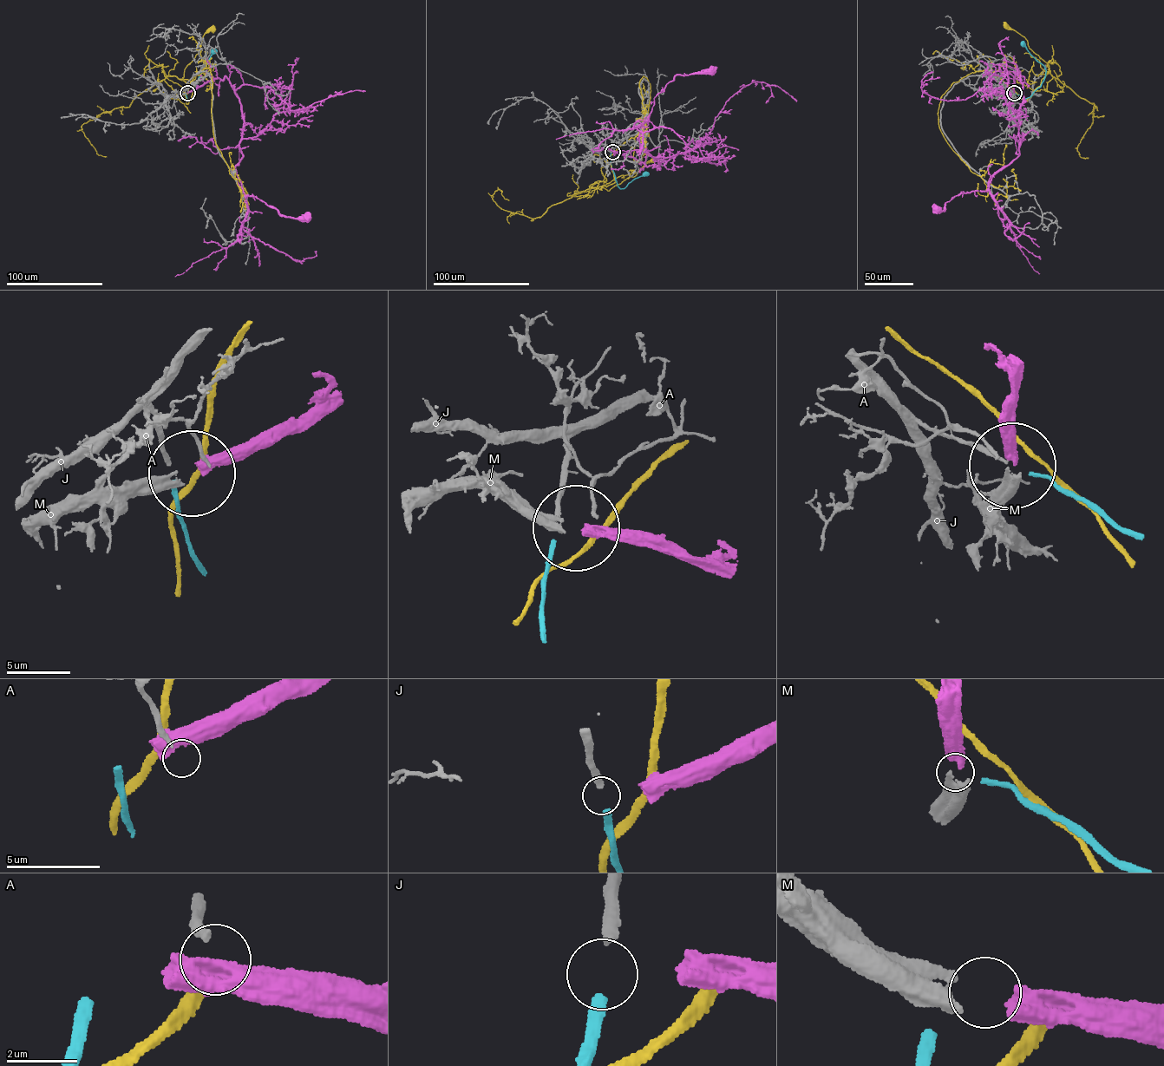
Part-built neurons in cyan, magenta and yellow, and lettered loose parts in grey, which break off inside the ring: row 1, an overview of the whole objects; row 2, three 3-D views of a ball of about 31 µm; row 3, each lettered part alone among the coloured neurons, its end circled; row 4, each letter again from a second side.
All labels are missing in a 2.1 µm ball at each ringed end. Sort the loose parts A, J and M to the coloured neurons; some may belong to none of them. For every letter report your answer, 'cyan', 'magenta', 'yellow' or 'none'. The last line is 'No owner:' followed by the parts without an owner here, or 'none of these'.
A: none
J: cyan
M: magenta
No owner: A

